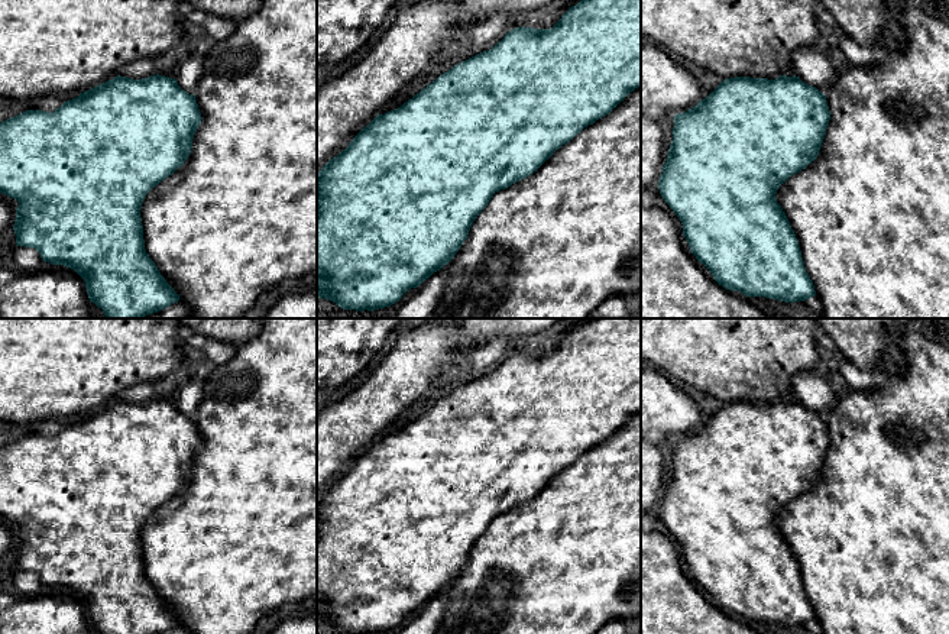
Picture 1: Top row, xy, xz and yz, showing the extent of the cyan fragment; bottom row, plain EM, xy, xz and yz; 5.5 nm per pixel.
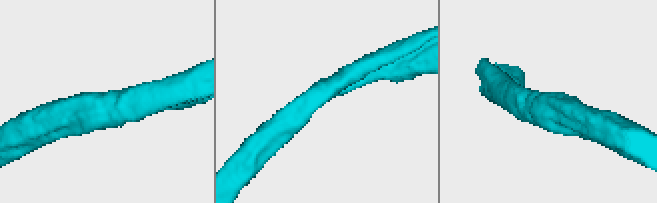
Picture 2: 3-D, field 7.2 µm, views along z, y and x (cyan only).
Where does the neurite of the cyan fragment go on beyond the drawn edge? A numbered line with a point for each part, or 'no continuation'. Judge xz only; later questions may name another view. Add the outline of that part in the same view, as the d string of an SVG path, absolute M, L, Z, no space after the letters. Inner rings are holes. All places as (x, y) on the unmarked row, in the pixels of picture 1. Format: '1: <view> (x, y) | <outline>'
no continuation

